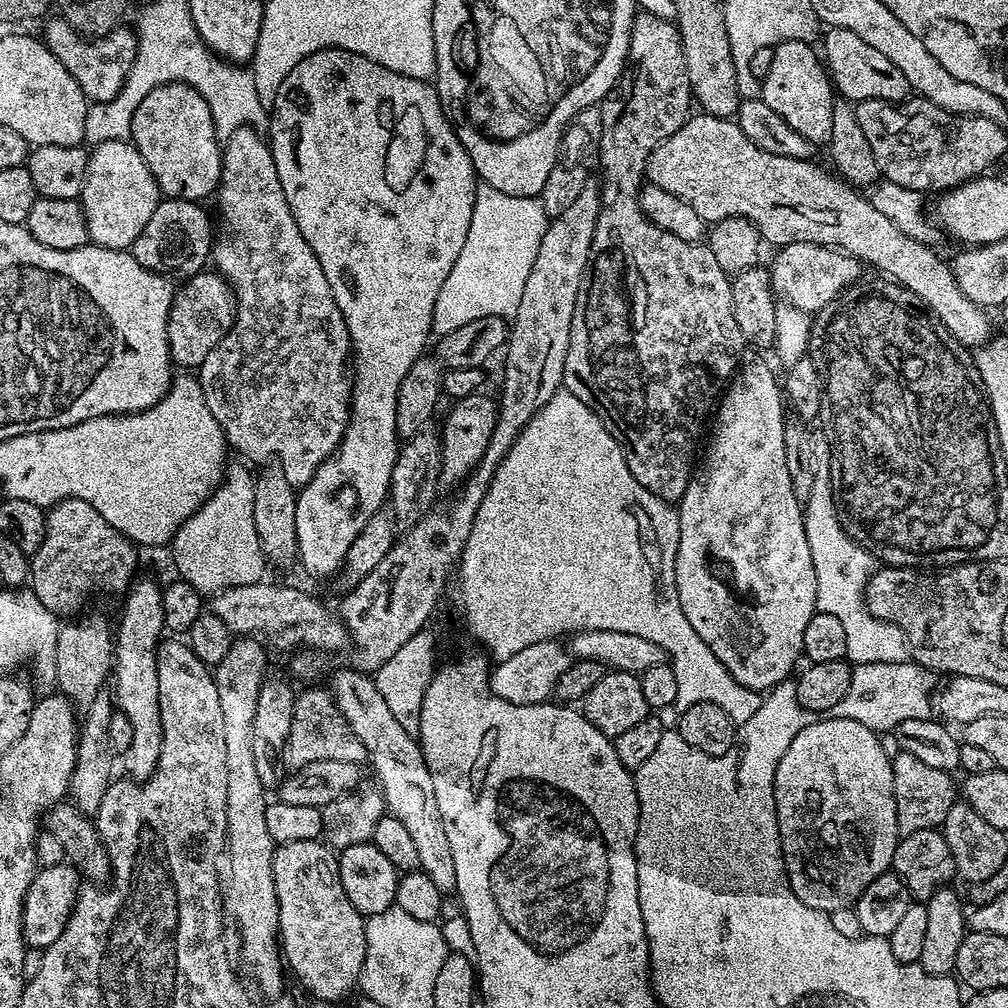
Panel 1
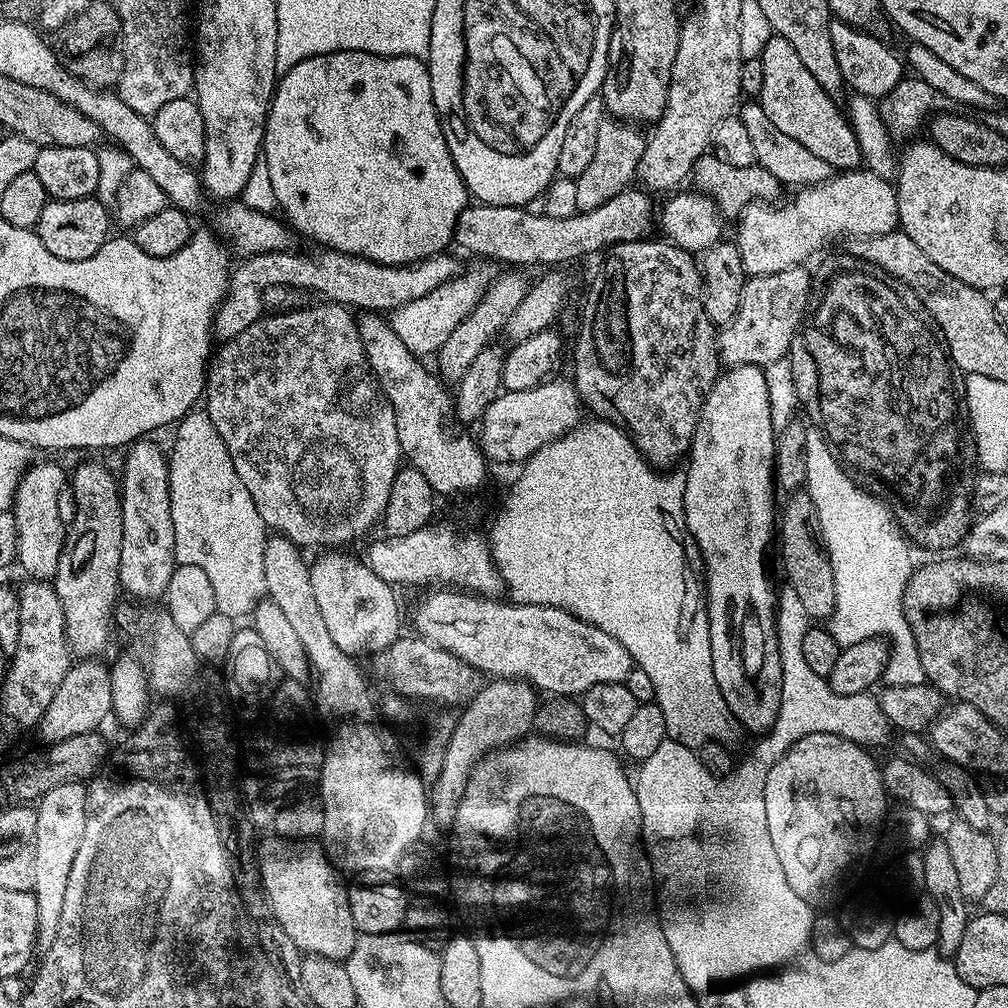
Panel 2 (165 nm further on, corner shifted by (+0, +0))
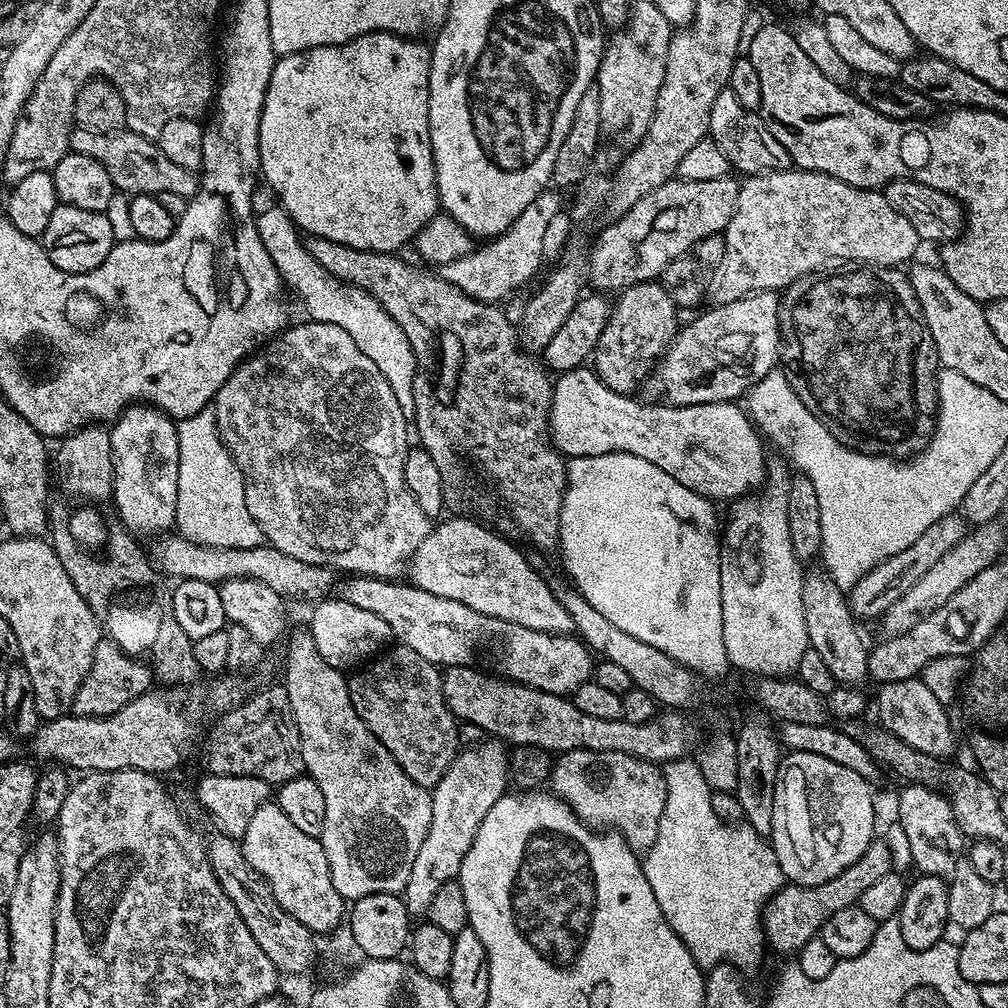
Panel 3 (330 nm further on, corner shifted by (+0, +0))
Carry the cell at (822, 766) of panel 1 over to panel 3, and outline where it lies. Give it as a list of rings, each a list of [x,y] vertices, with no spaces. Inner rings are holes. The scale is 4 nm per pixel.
[[[788,752],[780,761],[780,769],[774,773],[774,787],[772,790],[772,834],[770,843],[774,854],[778,858],[778,866],[782,866],[785,881],[802,886],[818,886],[822,882],[830,882],[842,870],[854,866],[862,854],[866,854],[866,846],[877,835],[876,832],[876,804],[872,801],[873,785],[862,778],[862,774],[854,774],[854,770],[846,770],[846,766],[838,766],[838,762],[830,762],[830,758],[822,758],[819,754],[805,752]]]

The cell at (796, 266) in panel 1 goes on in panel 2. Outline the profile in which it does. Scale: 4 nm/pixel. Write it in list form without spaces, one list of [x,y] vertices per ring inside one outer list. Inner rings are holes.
[[[797,266],[776,274],[748,276],[745,279],[742,298],[734,318],[718,332],[721,365],[732,368],[743,364],[767,366],[787,357],[792,339],[800,331],[802,321],[809,311],[808,296],[813,295],[812,276],[806,269],[807,267]]]

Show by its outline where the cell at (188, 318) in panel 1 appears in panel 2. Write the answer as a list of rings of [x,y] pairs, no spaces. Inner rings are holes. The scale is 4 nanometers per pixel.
[[[332,248],[312,253],[296,251],[258,253],[240,262],[244,264],[237,268],[235,265],[231,269],[228,291],[212,320],[212,331],[217,341],[238,338],[246,326],[265,315],[264,291],[275,284],[281,284],[284,288],[309,288],[310,291],[325,296],[325,301],[348,310],[391,314],[406,306],[406,302],[414,302],[430,294],[430,290],[438,290],[438,286],[450,282],[458,274],[456,260],[449,254],[431,256],[419,260],[417,264],[379,264],[361,256],[336,252]]]

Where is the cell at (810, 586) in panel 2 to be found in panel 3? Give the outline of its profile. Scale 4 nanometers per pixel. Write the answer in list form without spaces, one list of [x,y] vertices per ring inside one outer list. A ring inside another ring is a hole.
[[[809,571],[802,586],[802,610],[806,618],[808,643],[826,661],[826,667],[830,674],[834,674],[837,685],[860,686],[868,676],[869,645],[864,645],[864,636],[848,606],[847,595],[832,581],[827,571],[819,571]]]

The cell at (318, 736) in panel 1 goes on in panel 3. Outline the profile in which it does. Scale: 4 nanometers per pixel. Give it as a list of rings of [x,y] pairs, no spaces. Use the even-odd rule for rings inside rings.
[[[276,682],[273,688],[264,688],[253,696],[251,693],[237,708],[223,713],[217,720],[220,721],[209,730],[208,745],[204,748],[209,773],[253,776],[279,786],[304,772],[298,726],[283,683]]]

